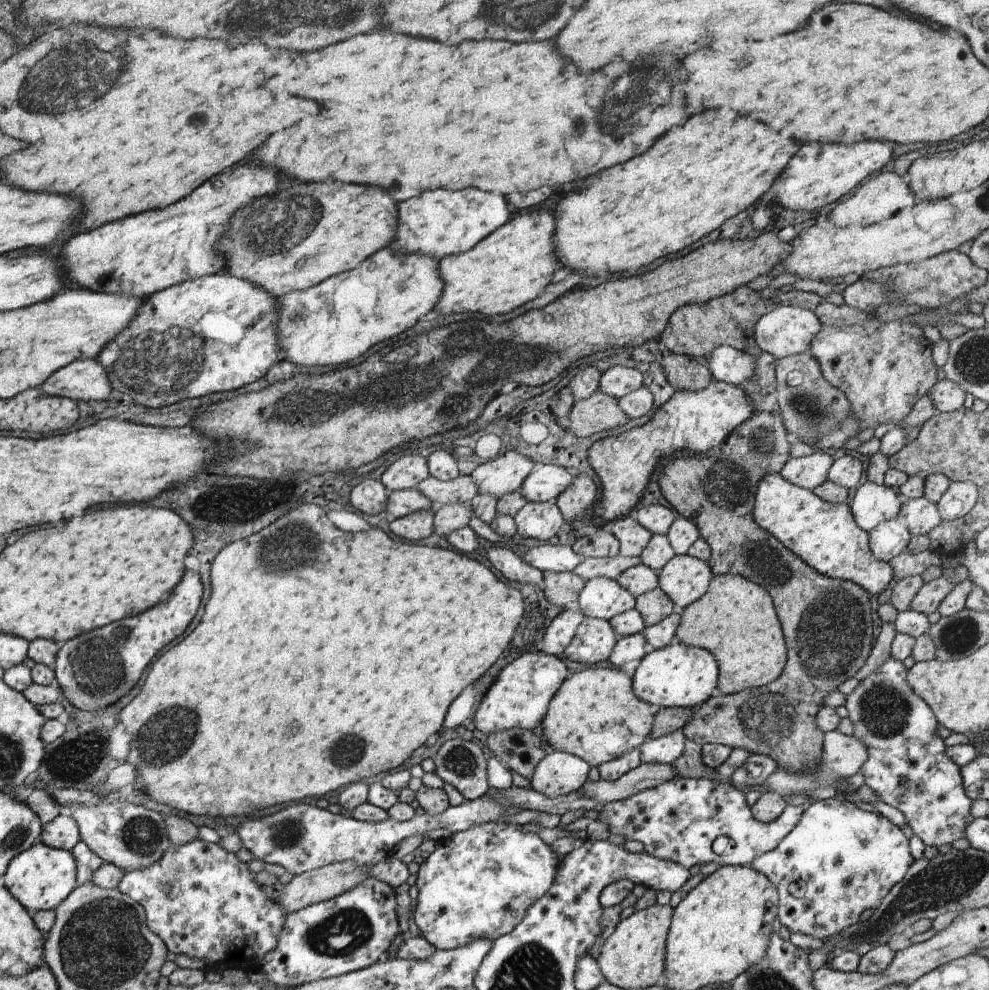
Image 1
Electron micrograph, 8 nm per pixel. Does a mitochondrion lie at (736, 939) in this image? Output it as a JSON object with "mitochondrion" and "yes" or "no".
{"mitochondrion":"no"}

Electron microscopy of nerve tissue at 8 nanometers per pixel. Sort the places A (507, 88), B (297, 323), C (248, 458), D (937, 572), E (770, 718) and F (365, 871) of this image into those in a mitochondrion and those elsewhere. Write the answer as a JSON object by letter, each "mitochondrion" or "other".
{"A":"other","B":"mitochondrion","C":"other","D":"other","E":"mitochondrion","F":"other"}

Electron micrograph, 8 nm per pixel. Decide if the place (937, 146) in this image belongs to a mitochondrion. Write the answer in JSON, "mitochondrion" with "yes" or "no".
{"mitochondrion":"no"}

